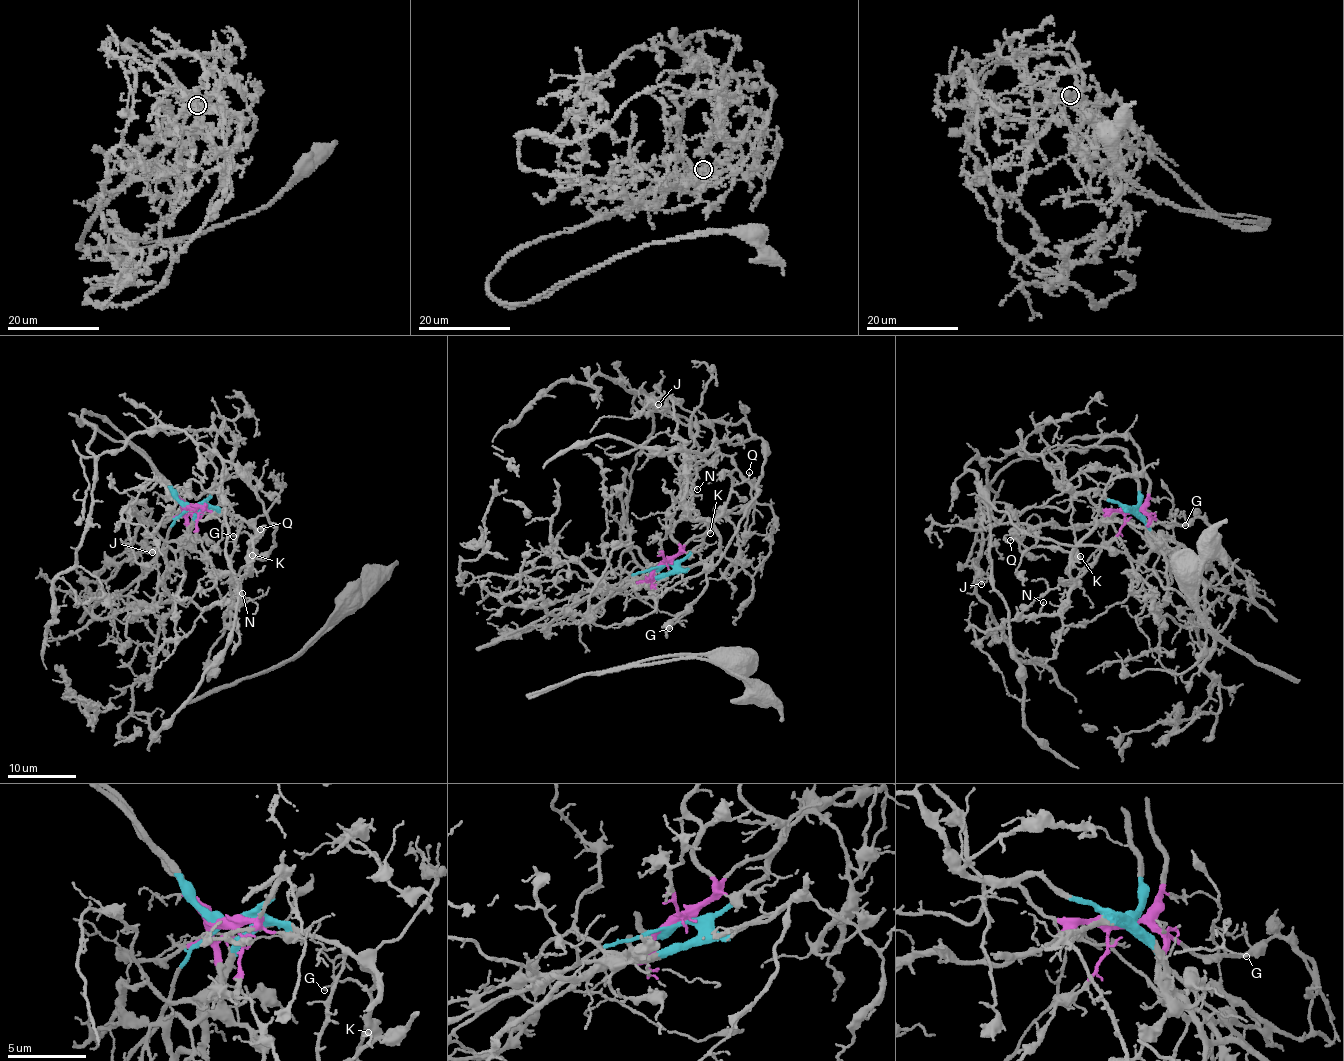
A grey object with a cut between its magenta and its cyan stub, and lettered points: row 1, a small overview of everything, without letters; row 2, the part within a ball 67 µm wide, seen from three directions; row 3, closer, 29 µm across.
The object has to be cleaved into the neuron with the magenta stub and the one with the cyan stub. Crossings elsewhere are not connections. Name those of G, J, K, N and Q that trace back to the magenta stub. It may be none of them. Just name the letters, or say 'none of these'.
J

